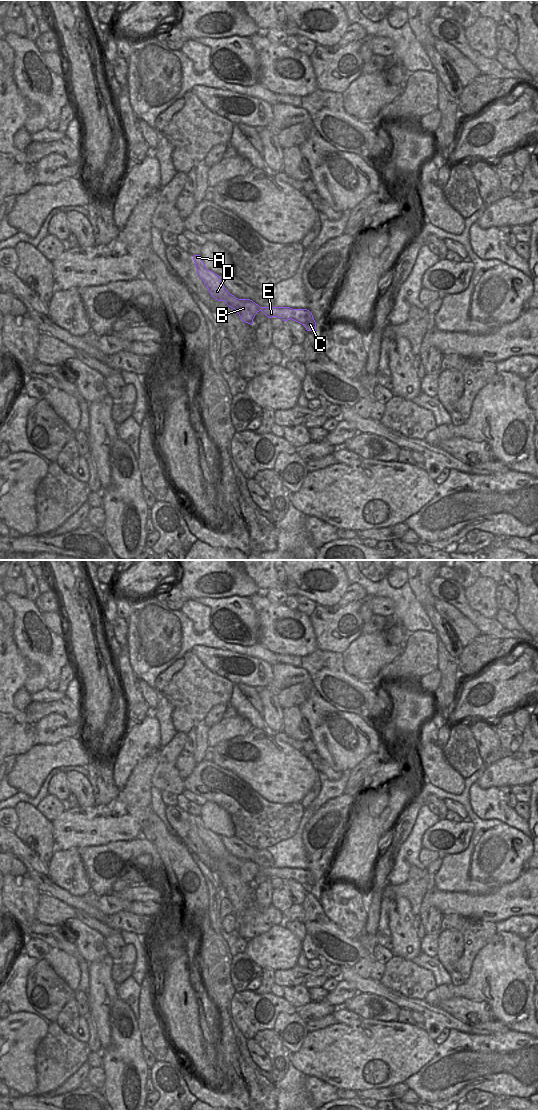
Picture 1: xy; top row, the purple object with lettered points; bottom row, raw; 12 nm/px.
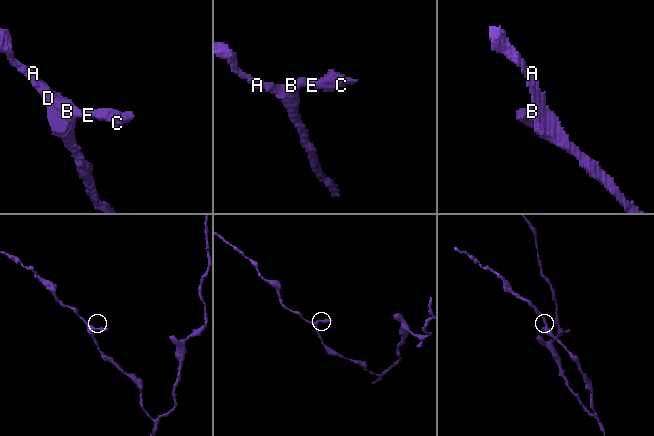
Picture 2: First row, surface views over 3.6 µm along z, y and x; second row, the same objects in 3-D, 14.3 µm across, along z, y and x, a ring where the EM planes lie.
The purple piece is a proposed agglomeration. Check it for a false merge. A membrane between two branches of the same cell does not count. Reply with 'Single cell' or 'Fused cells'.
Single cell.

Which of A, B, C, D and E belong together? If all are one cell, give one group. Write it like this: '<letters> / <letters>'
A B C D E

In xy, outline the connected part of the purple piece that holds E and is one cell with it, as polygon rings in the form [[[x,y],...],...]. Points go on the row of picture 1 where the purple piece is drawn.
[[[194,255],[193,260],[197,273],[211,296],[218,301],[224,301],[229,307],[235,309],[243,322],[252,325],[255,315],[262,311],[268,318],[278,317],[283,321],[292,319],[302,324],[307,331],[316,331],[316,322],[309,310],[290,307],[260,307],[250,299],[238,299],[224,287],[219,275],[206,268],[200,255]]]

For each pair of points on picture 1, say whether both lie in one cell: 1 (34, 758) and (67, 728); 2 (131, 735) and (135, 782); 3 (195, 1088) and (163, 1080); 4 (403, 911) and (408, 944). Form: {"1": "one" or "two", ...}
{"1": "two", "2": "two", "3": "two", "4": "one"}

